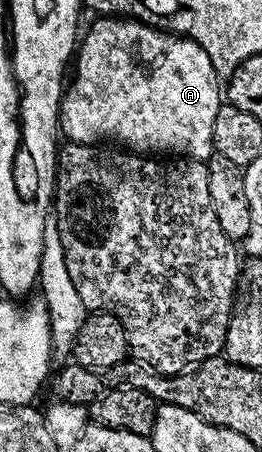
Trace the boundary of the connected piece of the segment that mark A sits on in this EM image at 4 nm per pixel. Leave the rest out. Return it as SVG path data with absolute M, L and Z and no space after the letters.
M97 17L90 25L89 32L82 34L79 46L75 51L75 67L77 72L73 75L73 84L66 86L59 108L59 131L66 140L75 143L100 144L101 139L114 139L114 144L125 149L132 149L137 153L148 153L153 157L184 157L185 159L196 159L198 161L208 160L214 154L213 149L213 126L215 125L215 113L219 113L223 102L223 91L217 88L219 76L216 69L211 65L211 57L203 53L203 49L195 41L185 38L183 35L171 35L168 31L161 31L158 27L149 27L138 19L127 19L124 17Z

